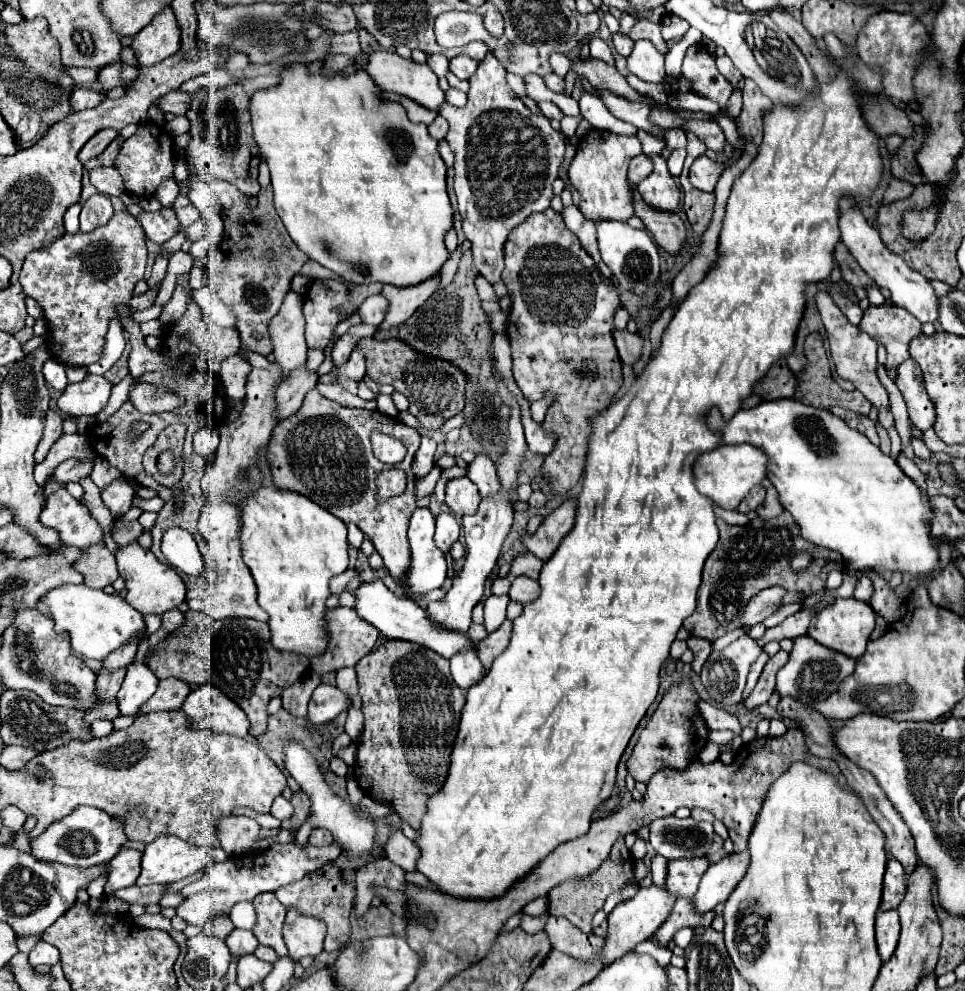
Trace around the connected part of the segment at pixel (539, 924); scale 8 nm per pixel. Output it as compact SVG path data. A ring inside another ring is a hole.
M542 914L542 916L524 916L520 926L524 928L524 932L528 932L528 934L536 934L536 932L544 930L546 920L548 920L548 914Z

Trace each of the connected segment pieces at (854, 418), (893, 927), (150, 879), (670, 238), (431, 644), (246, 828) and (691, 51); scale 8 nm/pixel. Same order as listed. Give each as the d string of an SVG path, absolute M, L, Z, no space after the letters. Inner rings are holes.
M838 406L832 408L832 414L842 416L842 418L846 420L846 424L848 424L852 430L856 430L856 432L868 436L868 440L870 440L872 444L880 446L880 440L878 440L878 434L876 434L874 422L872 422L868 416L864 416L864 414L856 414L856 412L850 412L850 410L844 410L844 408L838 408Z
M896 909L878 910L878 914L876 914L876 942L878 942L878 950L880 950L880 956L884 962L894 954L900 931L900 917Z
M164 834L146 844L142 856L142 872L136 884L172 884L208 864L212 864L210 848L192 846L172 834Z
M634 190L634 206L636 214L646 224L646 230L652 234L652 238L662 246L668 254L680 254L680 250L686 246L686 226L680 220L678 214L672 212L656 212L648 208L638 192Z
M382 580L376 582L362 582L354 591L356 606L354 607L359 617L366 620L368 624L376 626L384 636L390 640L406 640L406 642L416 642L420 646L426 646L434 652L438 652L444 658L452 658L458 650L462 650L470 640L466 634L458 632L448 632L444 628L436 628L428 618L426 612L410 598L398 598L392 590L384 586Z
M226 816L216 820L216 836L220 846L230 856L238 856L250 850L250 846L258 840L260 826L256 820L246 816Z
M696 44L686 50L682 76L692 80L692 90L700 92L704 98L718 102L722 108L733 92L728 80L718 72L714 58L708 54L704 44Z

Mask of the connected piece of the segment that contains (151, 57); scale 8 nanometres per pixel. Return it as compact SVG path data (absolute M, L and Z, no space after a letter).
M166 6L158 12L152 22L134 36L130 48L134 50L140 66L154 66L176 54L180 50L180 28L172 8Z

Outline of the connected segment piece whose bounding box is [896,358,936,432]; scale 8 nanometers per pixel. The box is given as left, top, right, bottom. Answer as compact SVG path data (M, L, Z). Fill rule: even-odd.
M910 358L898 366L896 386L900 388L904 402L908 406L908 416L918 430L928 430L934 426L936 410L924 388L924 378L920 366Z

